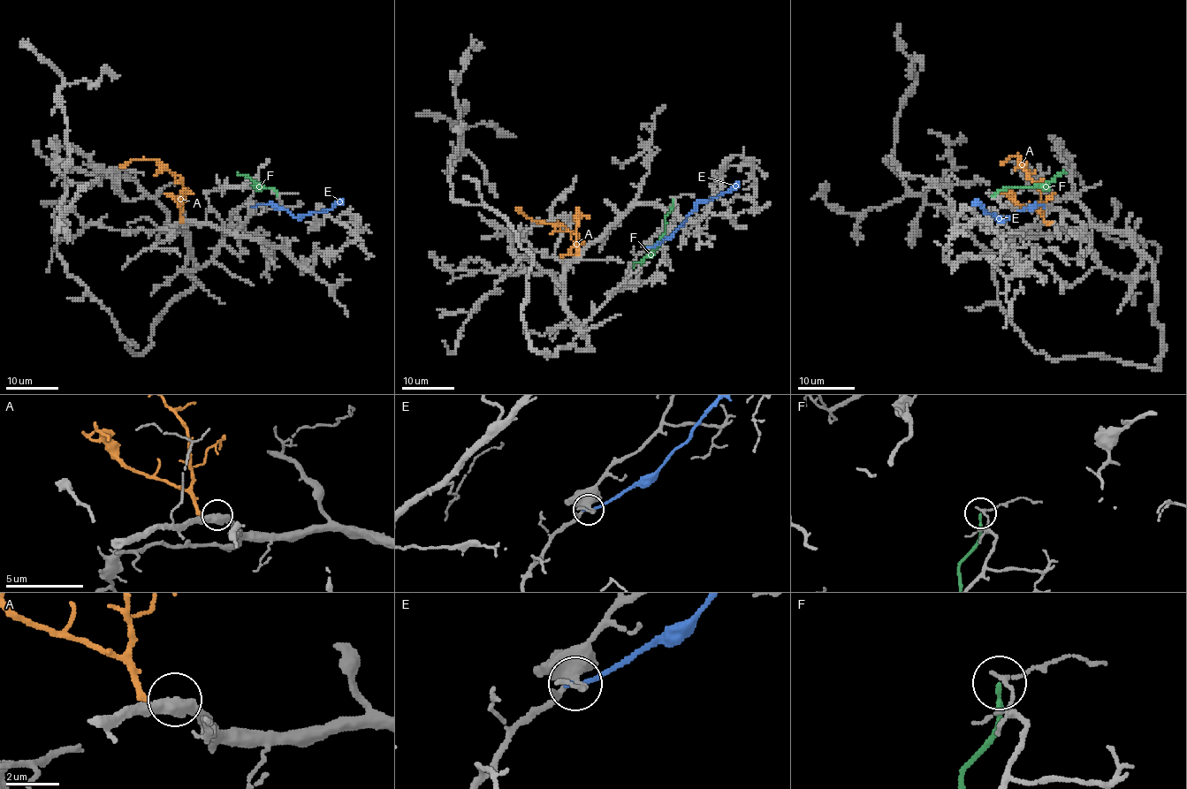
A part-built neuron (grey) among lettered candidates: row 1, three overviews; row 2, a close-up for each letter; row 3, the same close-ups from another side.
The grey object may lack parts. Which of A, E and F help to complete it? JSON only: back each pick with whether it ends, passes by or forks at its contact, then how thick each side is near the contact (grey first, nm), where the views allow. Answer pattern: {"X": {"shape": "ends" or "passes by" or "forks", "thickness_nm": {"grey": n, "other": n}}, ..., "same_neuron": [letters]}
{"A": {"shape": "ends", "thickness_nm": {"grey": 480, "other": 220}}, "same_neuron": ["A"]}

